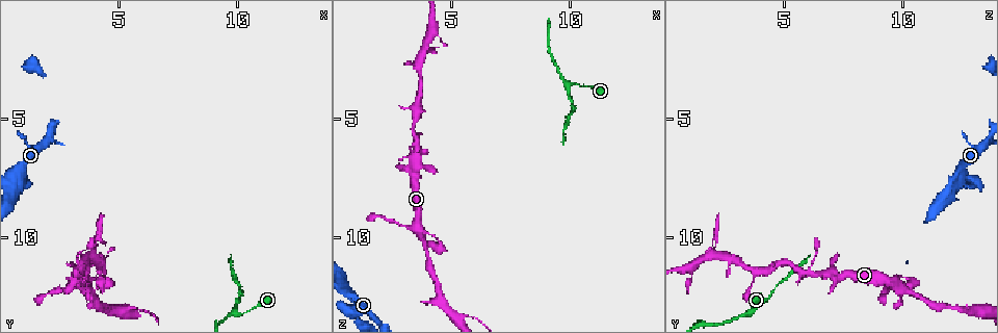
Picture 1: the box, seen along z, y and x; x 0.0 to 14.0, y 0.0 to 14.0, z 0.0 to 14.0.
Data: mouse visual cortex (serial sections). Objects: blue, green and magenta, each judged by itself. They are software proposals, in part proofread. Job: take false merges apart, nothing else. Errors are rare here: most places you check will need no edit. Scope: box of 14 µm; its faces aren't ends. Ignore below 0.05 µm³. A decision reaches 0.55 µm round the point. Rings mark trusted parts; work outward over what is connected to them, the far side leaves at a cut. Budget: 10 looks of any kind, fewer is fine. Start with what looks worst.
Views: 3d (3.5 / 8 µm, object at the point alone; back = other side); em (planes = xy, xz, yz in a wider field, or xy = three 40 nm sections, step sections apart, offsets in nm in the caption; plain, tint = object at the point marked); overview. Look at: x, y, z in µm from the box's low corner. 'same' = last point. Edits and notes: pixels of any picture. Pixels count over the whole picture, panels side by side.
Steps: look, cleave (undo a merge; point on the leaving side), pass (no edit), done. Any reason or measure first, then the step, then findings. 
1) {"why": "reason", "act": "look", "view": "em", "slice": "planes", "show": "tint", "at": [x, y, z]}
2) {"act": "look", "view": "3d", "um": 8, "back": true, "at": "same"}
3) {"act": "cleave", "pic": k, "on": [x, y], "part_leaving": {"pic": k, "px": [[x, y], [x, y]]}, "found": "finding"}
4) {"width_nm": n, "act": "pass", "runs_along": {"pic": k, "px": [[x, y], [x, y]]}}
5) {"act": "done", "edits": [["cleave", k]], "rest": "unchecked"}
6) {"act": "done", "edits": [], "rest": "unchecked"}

{"why": "calibre changes", "act": "look", "view": "3d", "um": 3.5, "at": [3.5, 12.0, 9.7]}

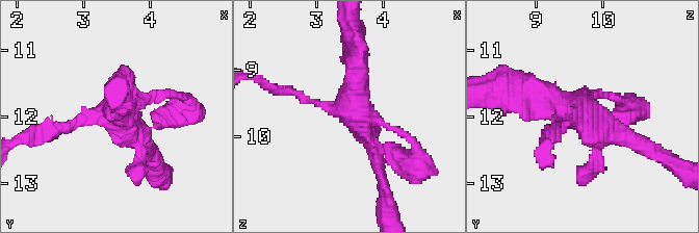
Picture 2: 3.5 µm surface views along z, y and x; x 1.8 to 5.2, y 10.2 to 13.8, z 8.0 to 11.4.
{"why": "shape alone is not enough", "act": "look", "view": "em", "slice": "xy", "step": 1, "show": "tint", "at": [3.55, 11.90, 9.60]}

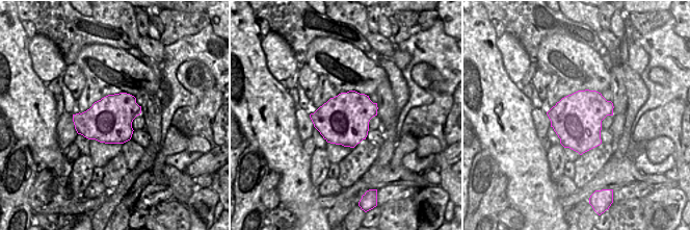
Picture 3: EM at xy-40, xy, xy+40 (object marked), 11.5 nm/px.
{"act": "look", "view": "em", "slice": "xy", "step": 5, "show": "tint", "at": "same"}

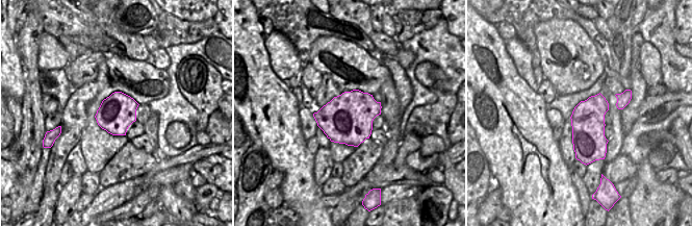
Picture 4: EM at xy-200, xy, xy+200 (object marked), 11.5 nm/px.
{"act": "pass", "runs_along": {"pic": 2, "px": [[510, 92], [547, 92], [627, 136]]}, "found": "one cell here"}

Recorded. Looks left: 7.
{"why": "abrupt turn", "act": "look", "view": "3d", "um": 3.5, "at": [10.0, 13.1, 3.6]}

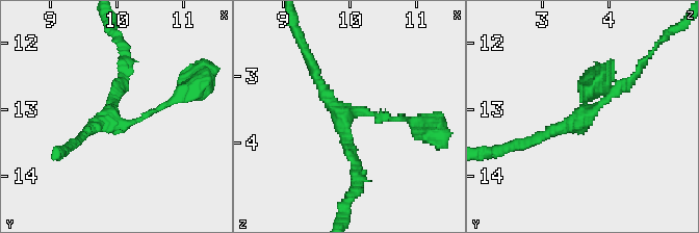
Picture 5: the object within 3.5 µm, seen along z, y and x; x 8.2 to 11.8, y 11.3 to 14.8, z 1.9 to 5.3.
{"why": "shape alone is not enough", "act": "look", "view": "em", "slice": "planes", "show": "tint", "at": [9.95, 13.20, 3.55]}

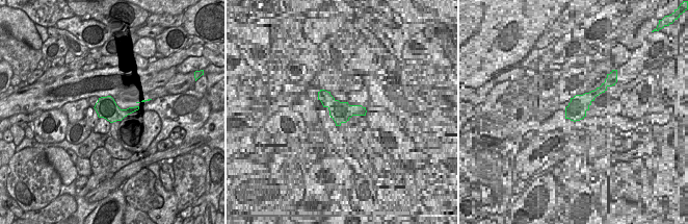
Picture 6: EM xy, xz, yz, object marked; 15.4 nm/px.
{"arm_widths_nm": [100, 150, 150], "act": "pass", "runs_along": {"pic": 5, "px": [[404, 120], [346, 114], [353, 165]]}, "found": "continuous, no second cell"}

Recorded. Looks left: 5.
{"why": "sharp bend", "act": "look", "view": "3d", "um": 3.5, "at": [1.2, 7.8, 12.6]}

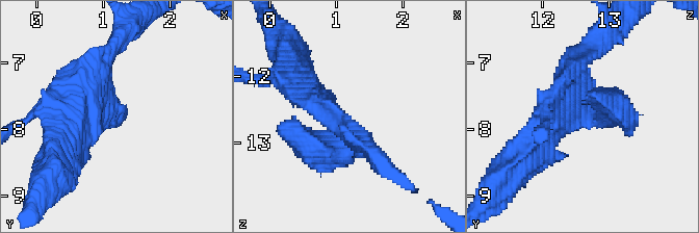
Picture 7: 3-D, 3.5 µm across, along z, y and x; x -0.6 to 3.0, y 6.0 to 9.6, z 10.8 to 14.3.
{"arm_widths_nm": [300, 400], "why": "now the EM", "act": "look", "view": "em", "slice": "xy", "step": 2, "show": "tint", "at": [1.10, 7.75, 12.70]}

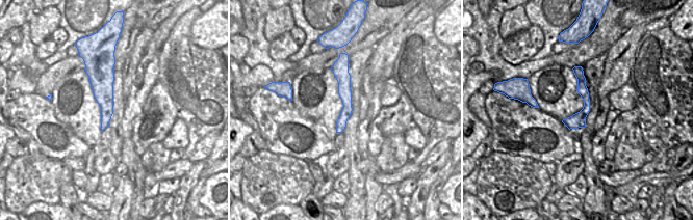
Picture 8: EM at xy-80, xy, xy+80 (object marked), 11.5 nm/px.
{"act": "pass", "runs_along": {"pic": 7, "px": [[105, 55], [70, 97]]}, "found": "continuous, no second cell"}

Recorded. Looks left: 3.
{"why": "sudden change in width", "act": "look", "view": "em", "slice": "xy", "step": 2, "show": "tint", "at": [6.0, 13.1, 13.3]}

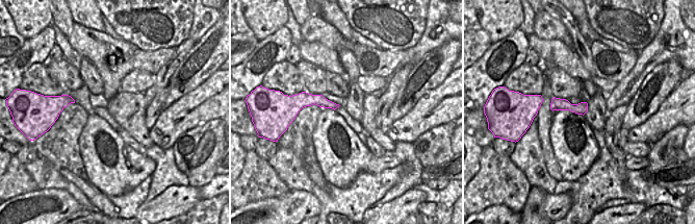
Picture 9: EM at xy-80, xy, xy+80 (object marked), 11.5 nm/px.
{"act": "look", "view": "3d", "um": 3.5, "back": true, "at": "same"}

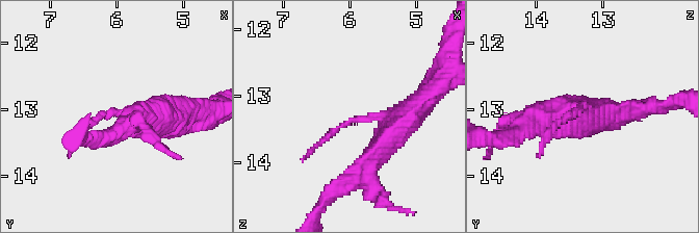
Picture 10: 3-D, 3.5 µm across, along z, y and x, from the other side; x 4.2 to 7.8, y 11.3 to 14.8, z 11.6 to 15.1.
{"act": "pass", "found": "all the same cell"}

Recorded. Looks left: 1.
{"act": "done", "edits": [], "rest": "unchecked"}

